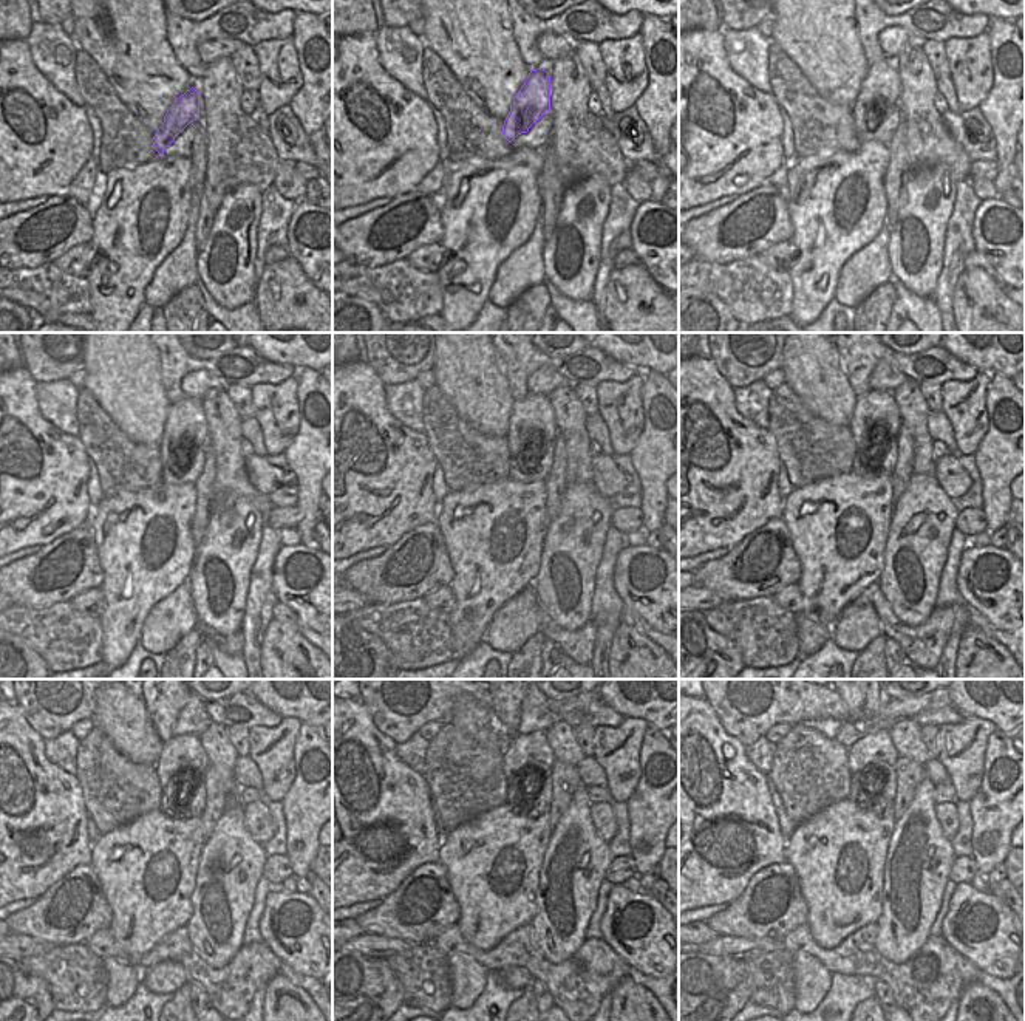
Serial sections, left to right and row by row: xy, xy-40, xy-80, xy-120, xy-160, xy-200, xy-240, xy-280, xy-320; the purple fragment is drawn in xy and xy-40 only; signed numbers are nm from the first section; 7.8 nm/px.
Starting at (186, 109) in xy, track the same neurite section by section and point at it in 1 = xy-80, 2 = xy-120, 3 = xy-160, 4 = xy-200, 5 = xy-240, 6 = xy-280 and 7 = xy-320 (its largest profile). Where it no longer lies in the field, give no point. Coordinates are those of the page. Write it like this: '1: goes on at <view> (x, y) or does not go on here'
1: goes on at xy-80 (880, 90)
2: goes on at xy-120 (186, 429)
3: goes on at xy-160 (532, 423)
4: goes on at xy-200 (875, 413)
5: goes on at xy-240 (181, 757)
6: goes on at xy-280 (526, 751)
7: goes on at xy-320 (877, 746)

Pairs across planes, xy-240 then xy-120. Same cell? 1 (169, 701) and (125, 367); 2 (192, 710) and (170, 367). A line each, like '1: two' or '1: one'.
1: two
2: two

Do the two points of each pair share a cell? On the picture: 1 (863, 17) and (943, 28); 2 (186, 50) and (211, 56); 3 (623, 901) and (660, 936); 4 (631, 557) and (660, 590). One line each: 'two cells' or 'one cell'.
1: one cell
2: two cells
3: one cell
4: one cell

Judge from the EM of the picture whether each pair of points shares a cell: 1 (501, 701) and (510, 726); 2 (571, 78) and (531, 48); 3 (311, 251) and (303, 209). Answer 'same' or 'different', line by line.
1: same
2: different
3: same

